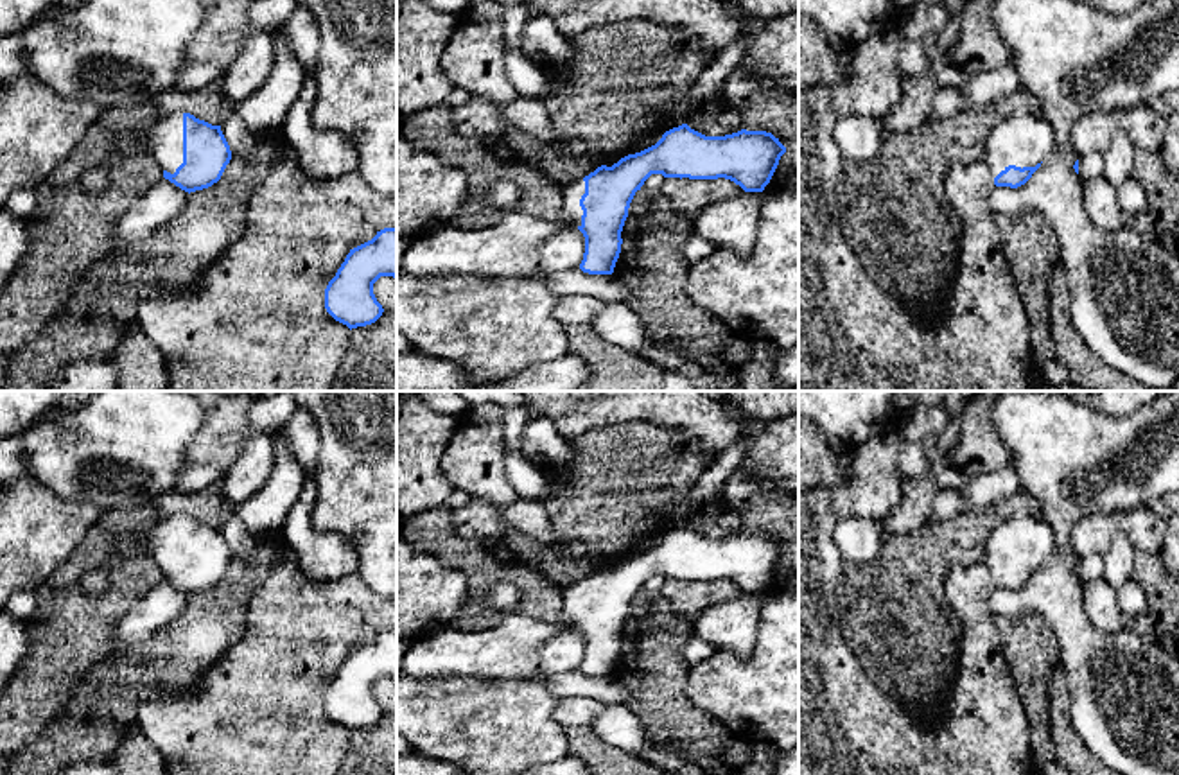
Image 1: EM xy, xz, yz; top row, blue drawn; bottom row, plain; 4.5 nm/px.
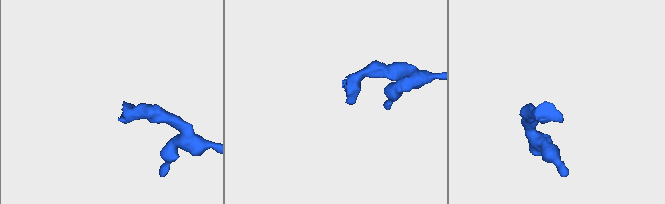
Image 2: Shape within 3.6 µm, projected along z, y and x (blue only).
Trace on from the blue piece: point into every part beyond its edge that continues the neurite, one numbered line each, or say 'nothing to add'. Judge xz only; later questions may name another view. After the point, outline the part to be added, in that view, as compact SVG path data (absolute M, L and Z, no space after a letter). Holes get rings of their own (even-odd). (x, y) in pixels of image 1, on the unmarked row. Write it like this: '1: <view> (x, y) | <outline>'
1: xz (508, 650) | M583 581L563 587L563 610L555 623L544 623L515 610L504 614L501 623L479 631L441 628L429 637L416 639L407 648L400 671L416 680L535 678L540 673L540 649L547 640L562 630L581 628L580 601L583 596Z

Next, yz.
1: yz (1023, 540) | M1017 513L989 538L985 563L996 579L1009 567L1035 569L1055 551L1055 535L1043 517Z

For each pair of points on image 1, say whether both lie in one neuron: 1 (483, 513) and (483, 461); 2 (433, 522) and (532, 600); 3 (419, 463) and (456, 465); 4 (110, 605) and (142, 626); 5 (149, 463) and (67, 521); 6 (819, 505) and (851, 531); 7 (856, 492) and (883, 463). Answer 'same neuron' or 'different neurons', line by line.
1: same neuron
2: same neuron
3: different neurons
4: different neurons
5: different neurons
6: different neurons
7: same neuron

